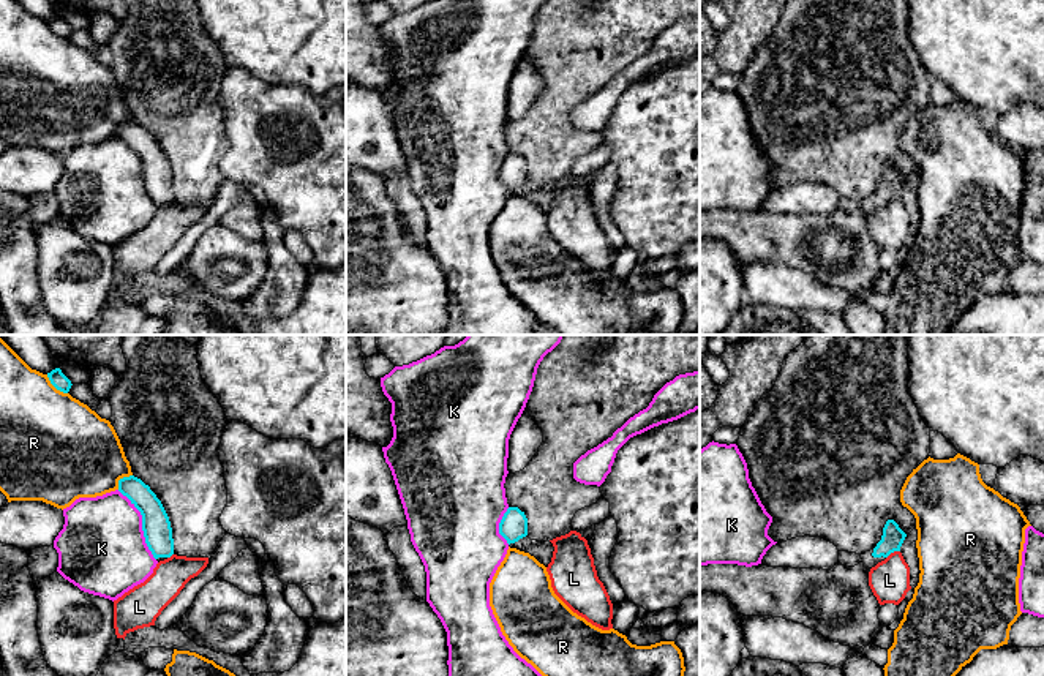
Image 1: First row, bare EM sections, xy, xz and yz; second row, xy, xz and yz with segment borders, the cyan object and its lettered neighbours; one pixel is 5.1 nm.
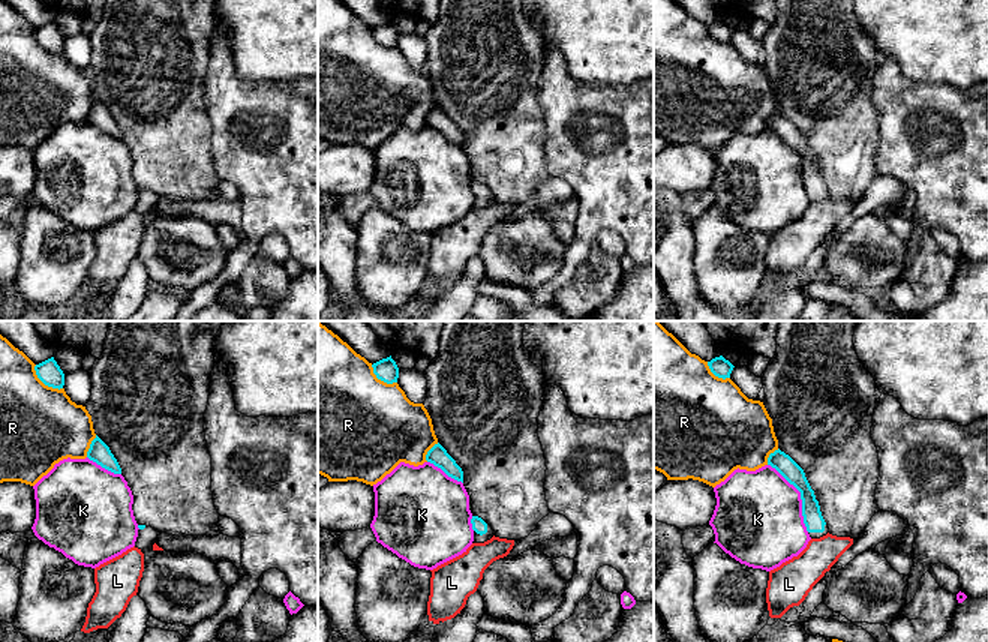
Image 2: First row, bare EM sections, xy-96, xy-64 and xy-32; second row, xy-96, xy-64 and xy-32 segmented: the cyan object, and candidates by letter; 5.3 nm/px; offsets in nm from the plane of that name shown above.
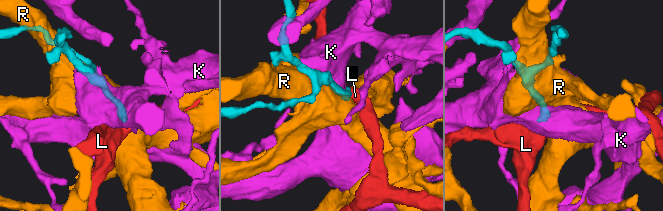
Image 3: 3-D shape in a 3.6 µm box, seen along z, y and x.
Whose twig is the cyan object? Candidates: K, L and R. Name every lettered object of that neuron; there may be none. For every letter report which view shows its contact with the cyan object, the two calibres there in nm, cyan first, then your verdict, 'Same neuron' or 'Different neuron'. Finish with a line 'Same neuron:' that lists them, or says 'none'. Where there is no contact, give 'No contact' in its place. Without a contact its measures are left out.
K: Touches cyan in xy. Thickness 140 nm (cyan) against 460 nm. Different neuron
L: Touches cyan in yz. Thickness 120 nm (cyan) against 200 nm. Different neuron
R: Touches cyan in xy. Thickness 80 nm (cyan) against 460 nm. Different neuron
Same neuron: none

